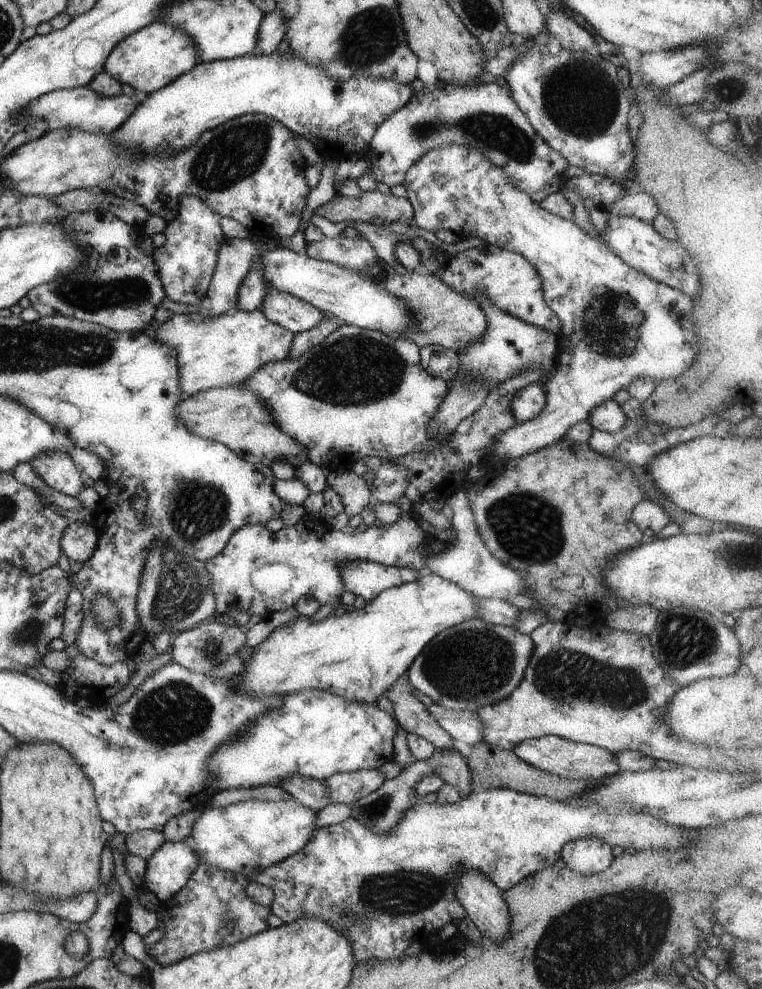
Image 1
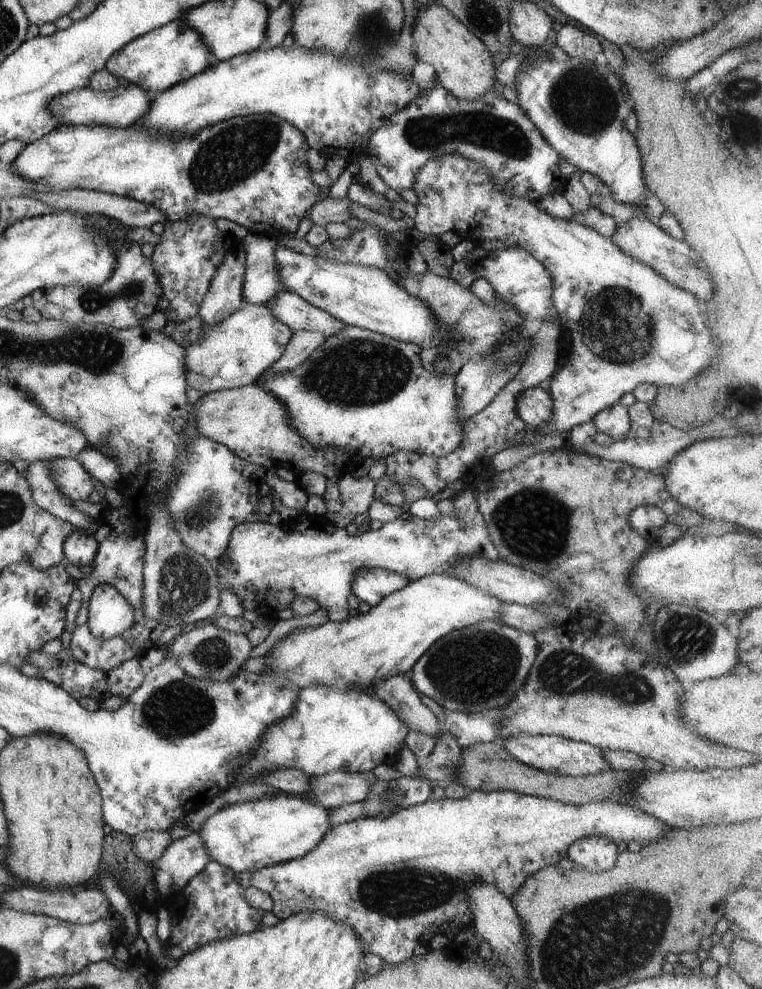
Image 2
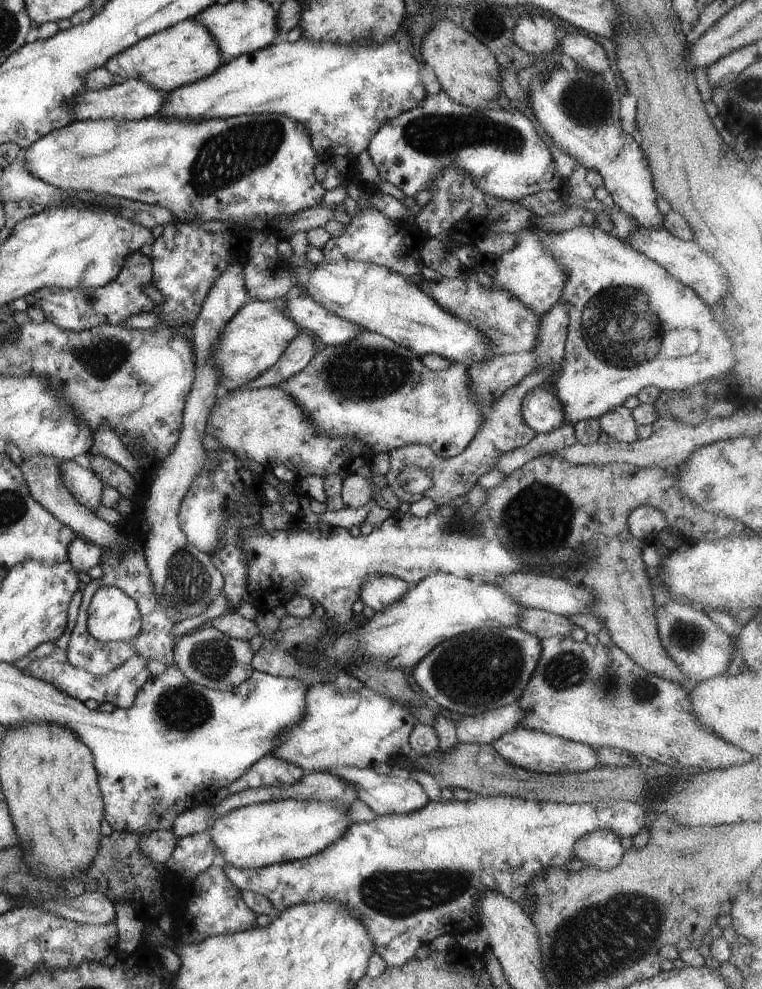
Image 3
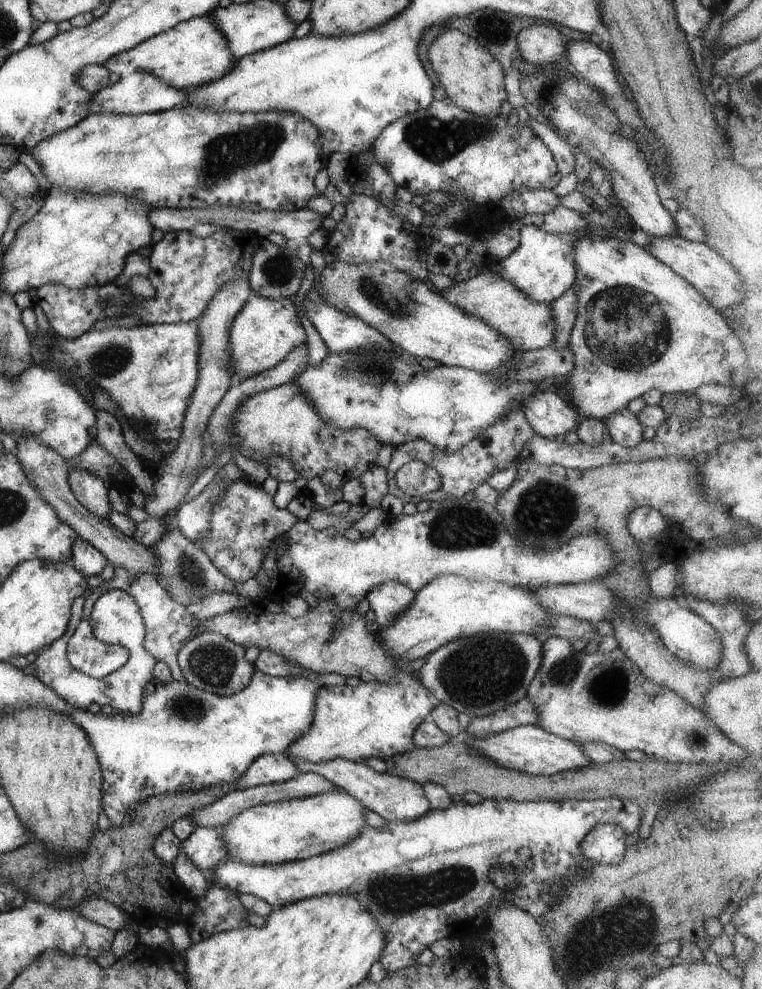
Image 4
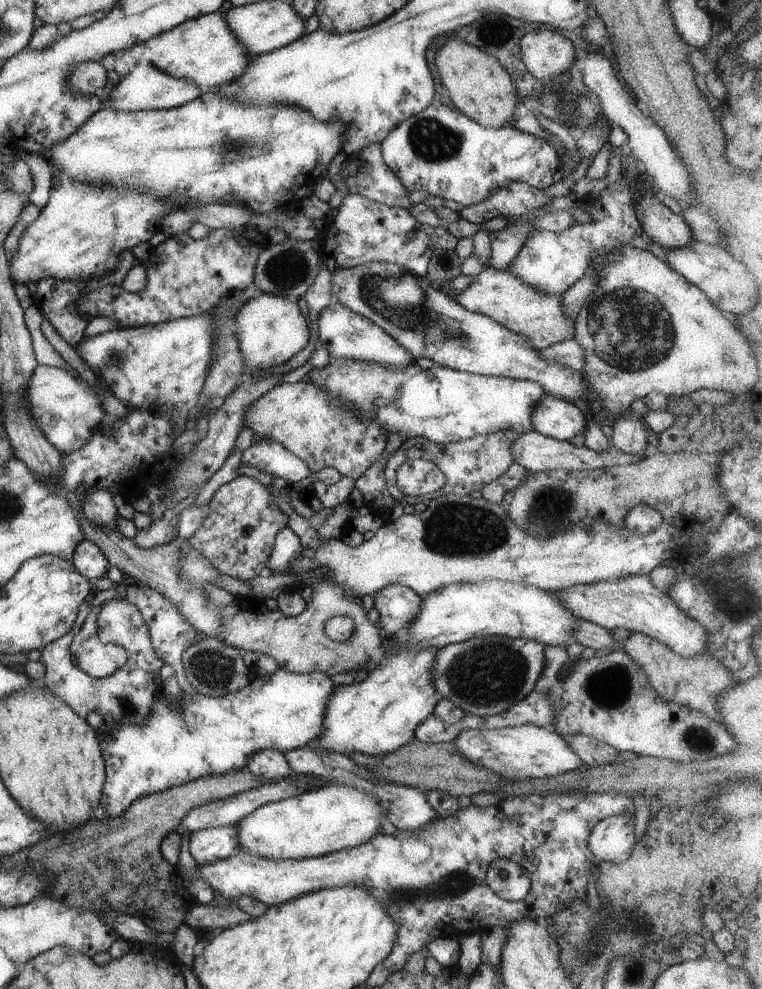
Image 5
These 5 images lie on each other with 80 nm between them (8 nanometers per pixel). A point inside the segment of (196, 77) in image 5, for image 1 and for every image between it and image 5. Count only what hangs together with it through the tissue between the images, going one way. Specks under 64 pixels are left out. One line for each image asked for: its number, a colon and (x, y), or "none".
1: (148, 59)
2: (166, 55)
3: (184, 53)
4: (194, 52)

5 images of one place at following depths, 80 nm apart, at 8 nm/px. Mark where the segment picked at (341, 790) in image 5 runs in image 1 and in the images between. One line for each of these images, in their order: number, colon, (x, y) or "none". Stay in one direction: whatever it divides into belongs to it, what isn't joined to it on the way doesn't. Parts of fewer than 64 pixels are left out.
1: (248, 836)
2: (247, 836)
3: (258, 835)
4: (293, 830)

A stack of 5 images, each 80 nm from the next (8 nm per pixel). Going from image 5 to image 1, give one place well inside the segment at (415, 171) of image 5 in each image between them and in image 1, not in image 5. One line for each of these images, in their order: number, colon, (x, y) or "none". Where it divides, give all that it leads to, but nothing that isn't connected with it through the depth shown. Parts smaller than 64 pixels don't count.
1: (484, 116)
2: (491, 130)
3: (501, 149)
4: (442, 147)

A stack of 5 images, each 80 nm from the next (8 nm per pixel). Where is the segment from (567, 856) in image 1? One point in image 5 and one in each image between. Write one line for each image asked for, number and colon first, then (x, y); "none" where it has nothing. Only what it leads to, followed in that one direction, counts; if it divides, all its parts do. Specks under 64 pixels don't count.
2: (596, 854)
3: (602, 849)
4: (606, 844)
5: (612, 839)

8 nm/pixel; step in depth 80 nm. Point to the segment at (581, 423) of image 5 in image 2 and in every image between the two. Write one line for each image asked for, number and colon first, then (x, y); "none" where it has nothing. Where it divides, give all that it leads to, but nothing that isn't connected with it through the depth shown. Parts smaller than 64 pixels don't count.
2: (534, 406)
3: (542, 411)
4: (550, 416)

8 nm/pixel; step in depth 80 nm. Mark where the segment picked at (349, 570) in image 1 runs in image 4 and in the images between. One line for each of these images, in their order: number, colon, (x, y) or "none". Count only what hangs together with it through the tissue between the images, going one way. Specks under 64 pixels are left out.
2: (369, 585)
3: (378, 592)
4: (388, 599)

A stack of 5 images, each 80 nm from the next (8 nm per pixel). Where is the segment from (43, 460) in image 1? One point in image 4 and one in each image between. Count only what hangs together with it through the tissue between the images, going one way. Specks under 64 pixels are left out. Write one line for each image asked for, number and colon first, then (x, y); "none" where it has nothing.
2: (70, 478)
3: (83, 484)
4: (91, 491)

